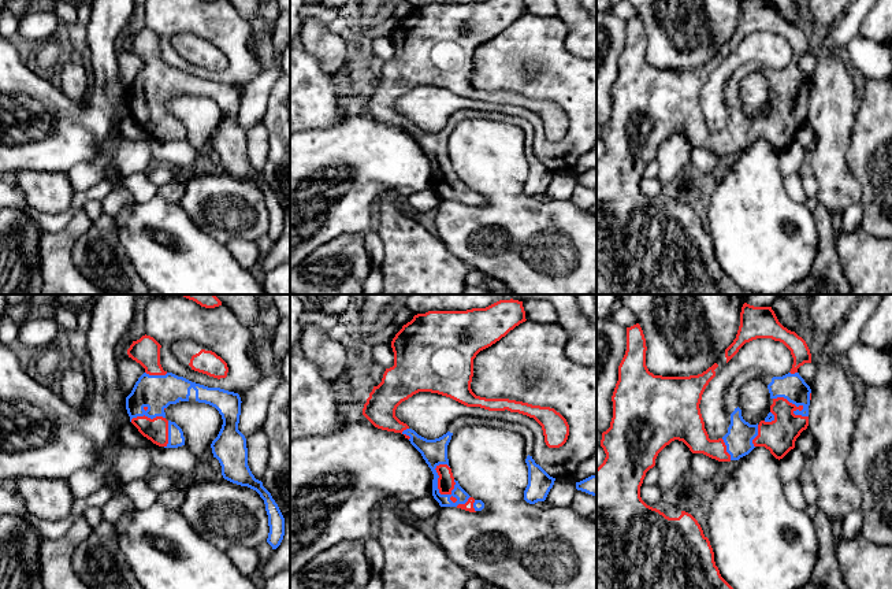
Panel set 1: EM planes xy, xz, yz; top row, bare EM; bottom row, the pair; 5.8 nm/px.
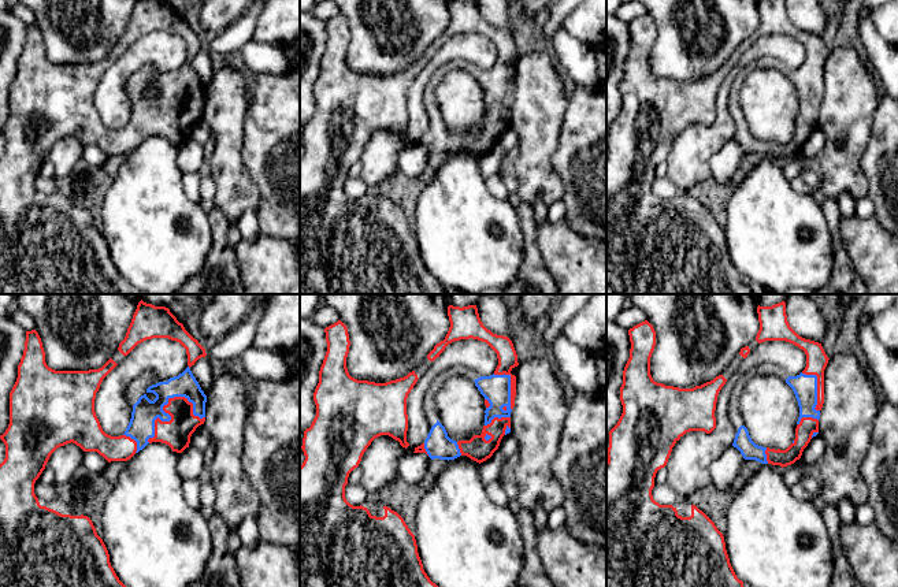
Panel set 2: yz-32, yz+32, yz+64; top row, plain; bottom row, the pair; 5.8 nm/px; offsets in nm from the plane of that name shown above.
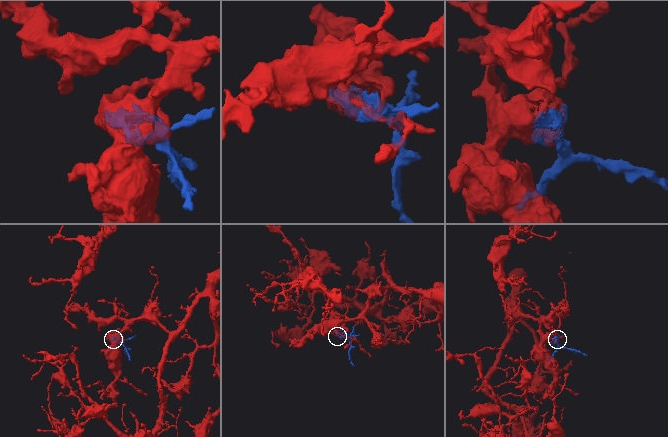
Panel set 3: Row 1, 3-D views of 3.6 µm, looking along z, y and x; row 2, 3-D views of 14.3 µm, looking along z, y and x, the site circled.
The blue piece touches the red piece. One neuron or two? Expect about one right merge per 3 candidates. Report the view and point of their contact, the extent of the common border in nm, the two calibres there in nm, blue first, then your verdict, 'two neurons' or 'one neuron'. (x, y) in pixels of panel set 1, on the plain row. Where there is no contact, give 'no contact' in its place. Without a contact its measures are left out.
meets blue in xz at (437, 180); contact 260 nm long; 150 nm thick on the blue side, 100 nm on the other; one neuron

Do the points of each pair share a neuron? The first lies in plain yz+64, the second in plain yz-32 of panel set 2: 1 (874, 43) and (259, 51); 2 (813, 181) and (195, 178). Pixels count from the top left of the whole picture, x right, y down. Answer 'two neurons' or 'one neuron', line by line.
1: one neuron
2: two neurons

